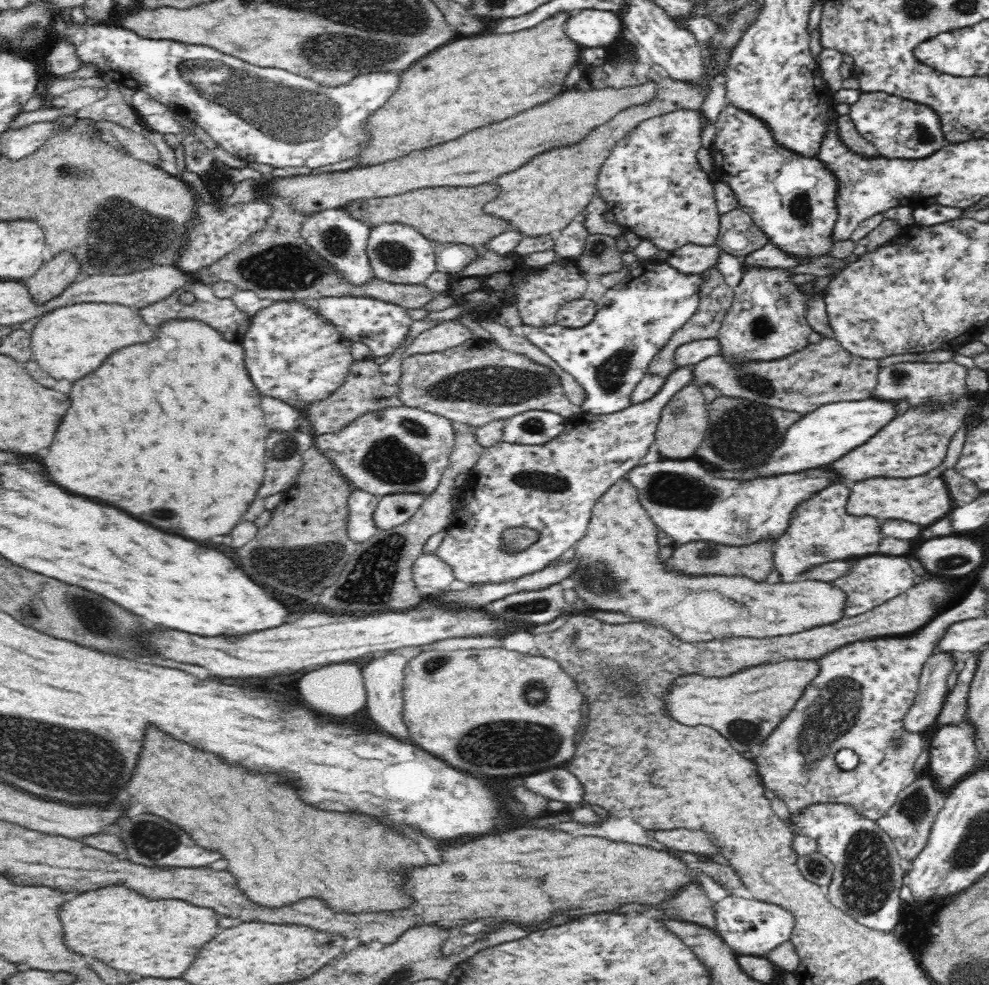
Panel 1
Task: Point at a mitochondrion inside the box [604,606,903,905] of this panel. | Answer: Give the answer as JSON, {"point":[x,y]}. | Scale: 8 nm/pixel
{"point":[837,708]}

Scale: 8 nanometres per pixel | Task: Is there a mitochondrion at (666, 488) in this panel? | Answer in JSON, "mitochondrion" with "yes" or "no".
{"mitochondrion":"yes"}

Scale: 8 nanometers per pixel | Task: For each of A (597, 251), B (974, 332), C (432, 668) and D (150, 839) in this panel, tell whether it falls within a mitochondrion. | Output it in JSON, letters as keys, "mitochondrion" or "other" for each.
{"A":"mitochondrion","B":"other","C":"mitochondrion","D":"mitochondrion"}

